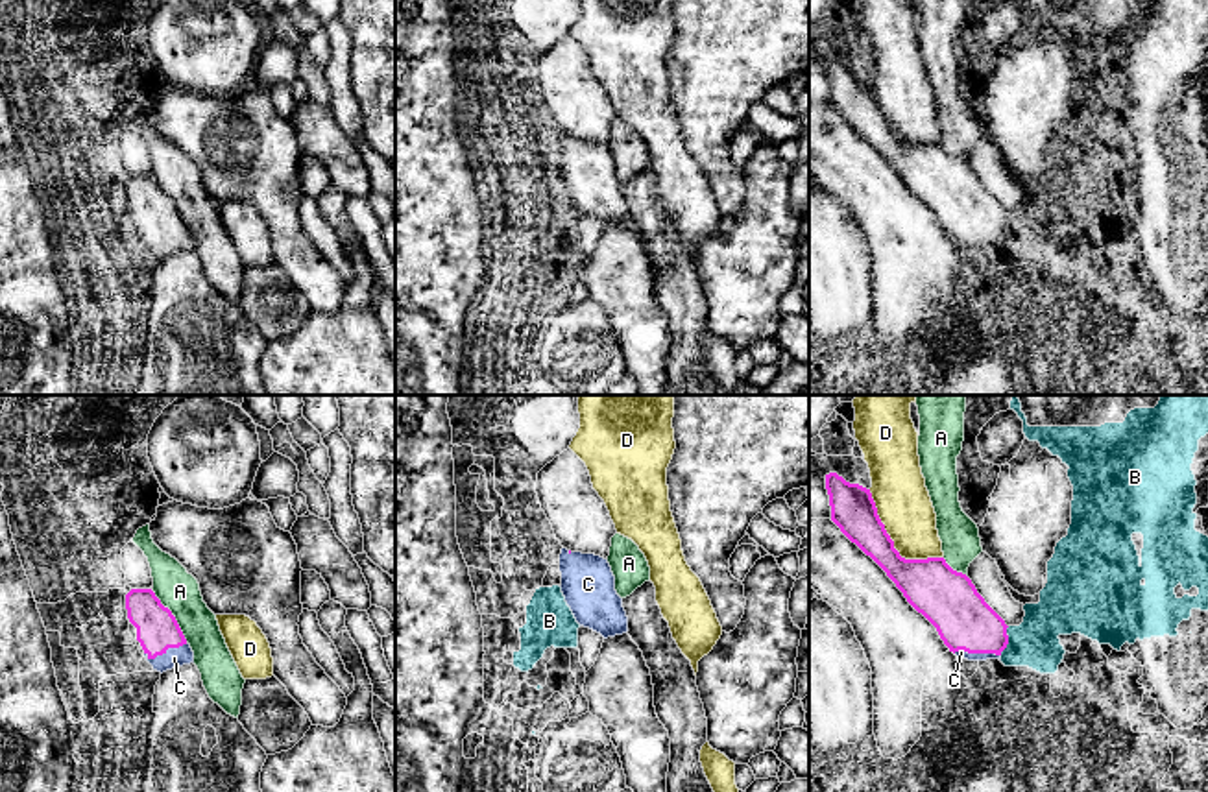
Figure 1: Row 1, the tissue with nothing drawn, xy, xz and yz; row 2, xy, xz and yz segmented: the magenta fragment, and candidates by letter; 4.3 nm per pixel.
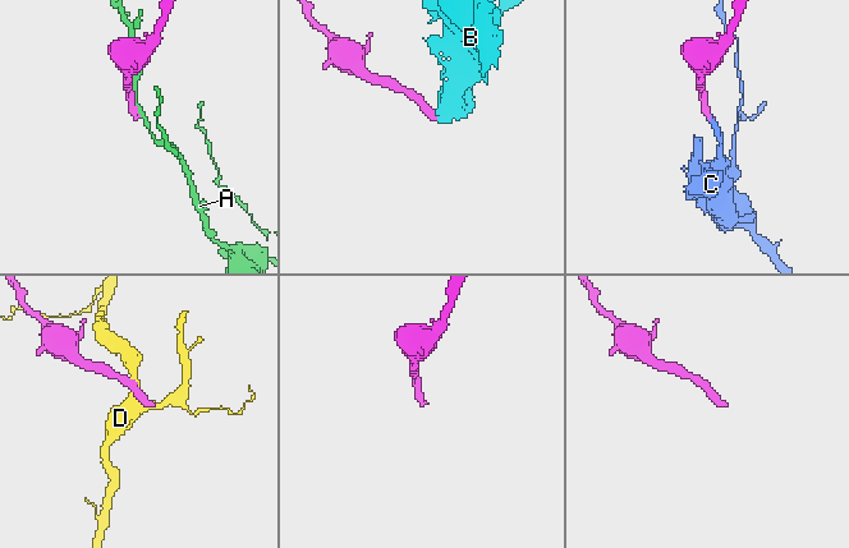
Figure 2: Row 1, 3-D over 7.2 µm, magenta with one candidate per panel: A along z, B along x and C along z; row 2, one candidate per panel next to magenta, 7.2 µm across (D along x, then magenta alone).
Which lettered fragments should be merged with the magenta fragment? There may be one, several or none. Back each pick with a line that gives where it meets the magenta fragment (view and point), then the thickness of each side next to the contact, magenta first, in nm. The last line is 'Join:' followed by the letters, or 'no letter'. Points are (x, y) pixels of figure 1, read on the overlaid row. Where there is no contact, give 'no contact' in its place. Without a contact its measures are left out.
C: meets magenta in xy at (165, 650); 190 nm thick on the magenta side, 90 nm on the other
Join: C

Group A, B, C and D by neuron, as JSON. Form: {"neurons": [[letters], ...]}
{"neurons": [["A"], ["B"], ["C"], ["D"]]}

